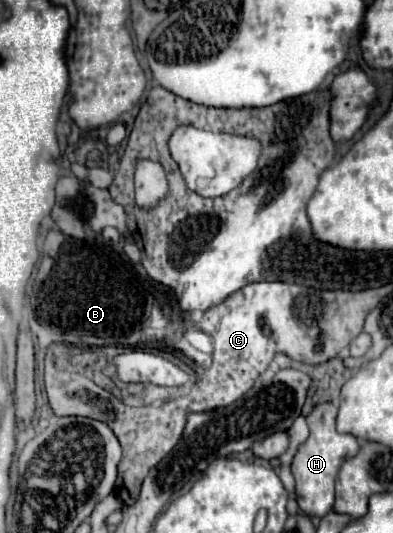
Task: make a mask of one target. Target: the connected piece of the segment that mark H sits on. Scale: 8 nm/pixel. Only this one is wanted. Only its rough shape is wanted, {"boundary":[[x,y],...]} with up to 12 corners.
{"boundary":[[336,405],[306,417],[310,437],[292,461],[296,501],[310,517],[334,503],[354,435],[336,431]]}

